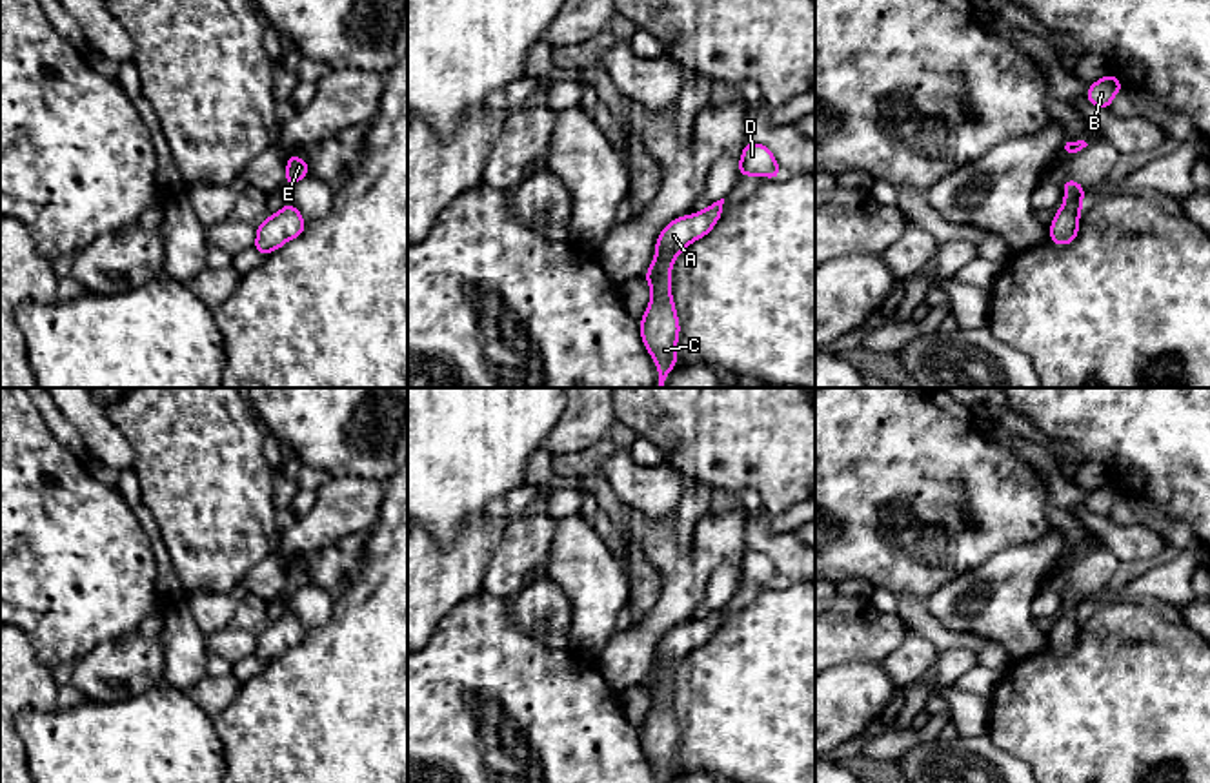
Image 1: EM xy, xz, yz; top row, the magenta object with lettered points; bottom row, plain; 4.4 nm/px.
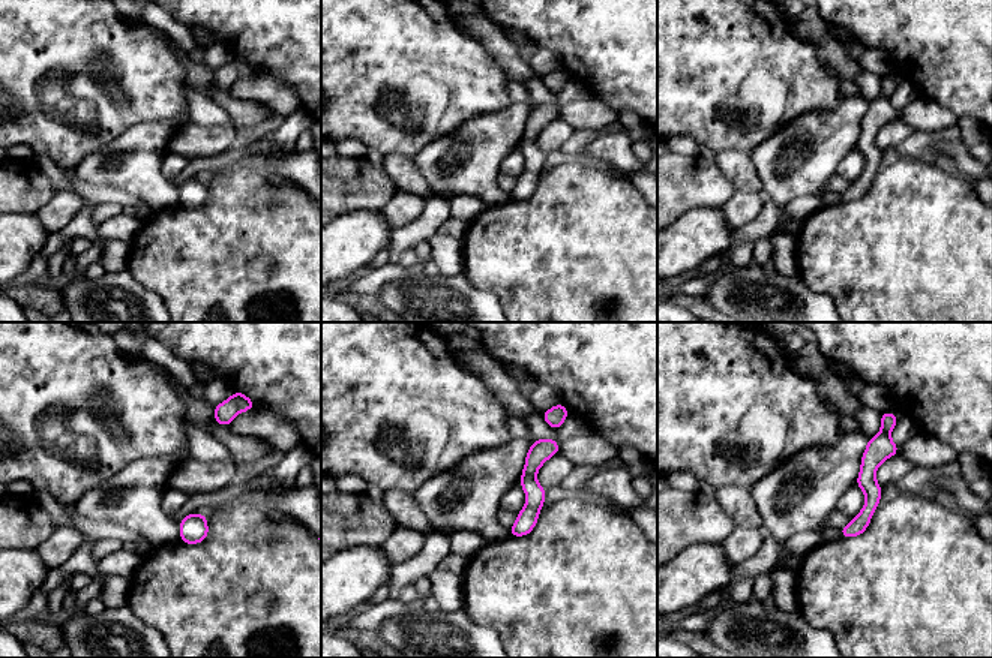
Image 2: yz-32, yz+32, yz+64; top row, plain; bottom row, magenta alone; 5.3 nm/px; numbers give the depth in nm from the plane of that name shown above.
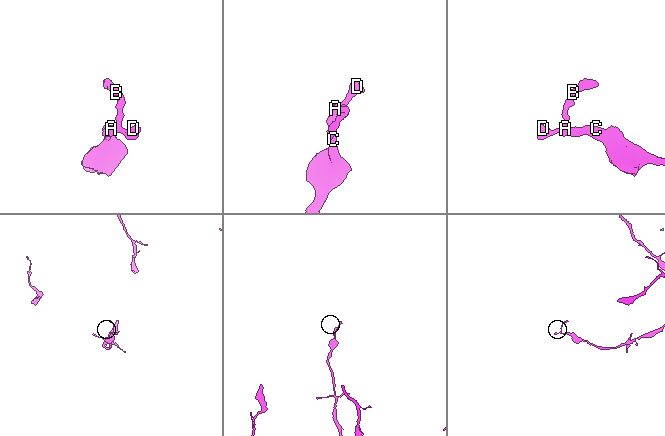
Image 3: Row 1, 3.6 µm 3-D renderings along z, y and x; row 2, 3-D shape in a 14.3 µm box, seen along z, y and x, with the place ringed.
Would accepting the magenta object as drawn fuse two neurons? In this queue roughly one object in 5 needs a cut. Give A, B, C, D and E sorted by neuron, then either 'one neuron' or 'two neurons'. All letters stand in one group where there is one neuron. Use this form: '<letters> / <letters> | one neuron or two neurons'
A B C D E | one neuron

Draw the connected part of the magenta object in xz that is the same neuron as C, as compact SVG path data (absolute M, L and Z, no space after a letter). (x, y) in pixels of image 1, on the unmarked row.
M724 606L701 621L673 626L657 645L655 666L644 681L651 707L640 727L640 747L657 772L659 783L668 783L677 772L677 747L681 732L671 705L671 674L677 663L693 648L706 645L722 625Z

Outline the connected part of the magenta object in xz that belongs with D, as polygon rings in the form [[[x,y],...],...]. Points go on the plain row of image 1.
[[[748,550],[739,566],[739,585],[761,583],[766,586],[781,585],[773,561],[764,552]]]

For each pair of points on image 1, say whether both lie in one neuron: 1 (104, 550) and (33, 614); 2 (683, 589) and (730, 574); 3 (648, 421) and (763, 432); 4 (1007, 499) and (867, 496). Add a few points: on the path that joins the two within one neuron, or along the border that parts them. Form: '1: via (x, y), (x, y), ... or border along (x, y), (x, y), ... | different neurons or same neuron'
1: via (86, 569), (51, 601) | same neuron
2: border along (728, 559), (715, 569), (703, 603), (688, 620) | different neurons
3: via (677, 421), (734, 421) | same neuron
4: via (972, 498), (921, 496), (914, 499), (901, 496) | same neuron

